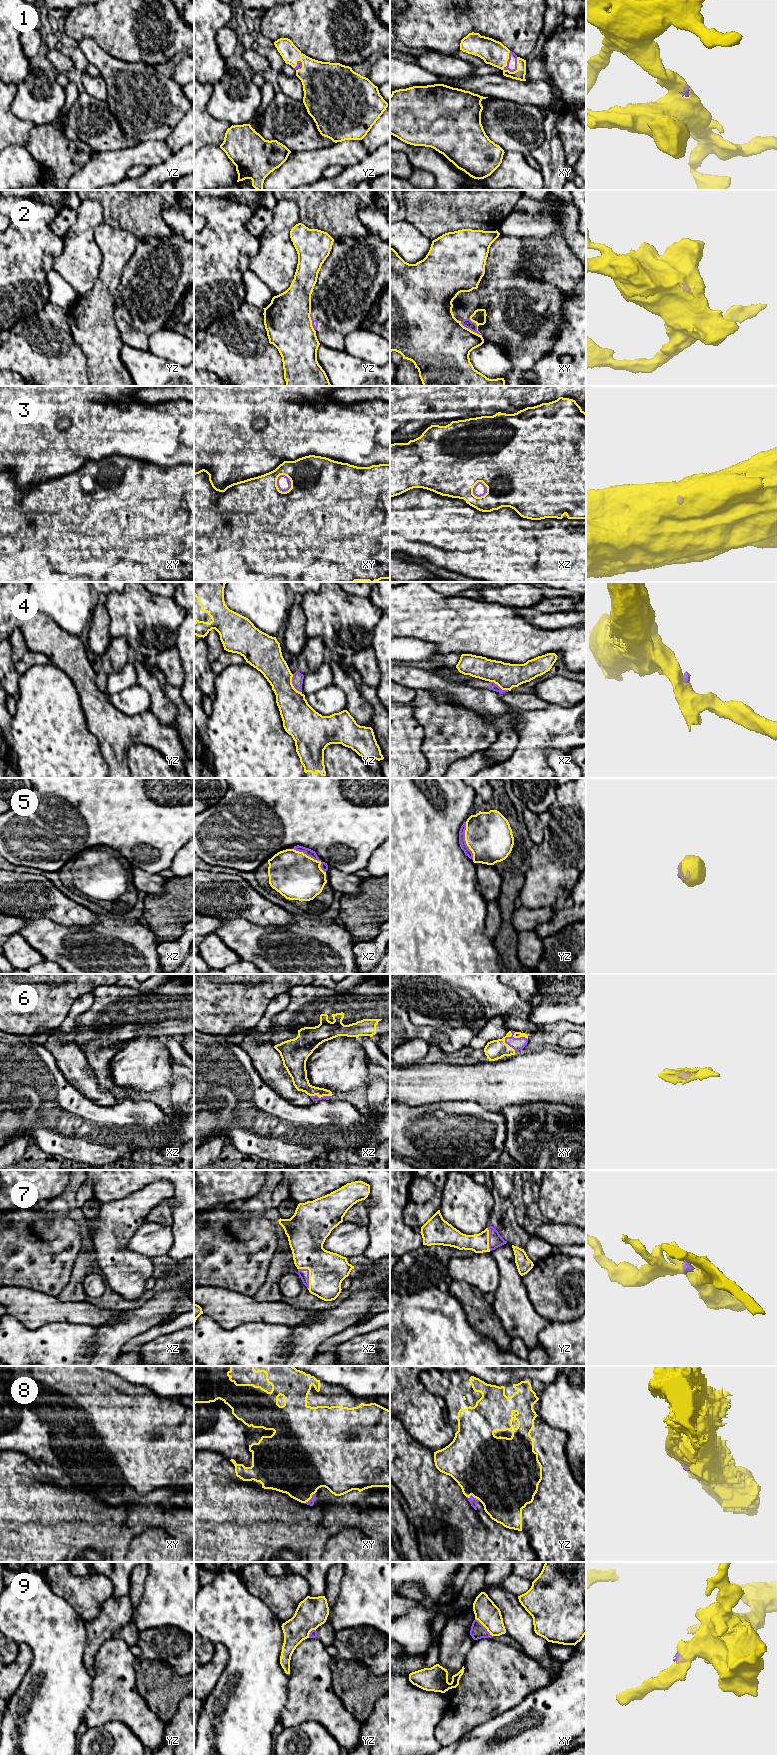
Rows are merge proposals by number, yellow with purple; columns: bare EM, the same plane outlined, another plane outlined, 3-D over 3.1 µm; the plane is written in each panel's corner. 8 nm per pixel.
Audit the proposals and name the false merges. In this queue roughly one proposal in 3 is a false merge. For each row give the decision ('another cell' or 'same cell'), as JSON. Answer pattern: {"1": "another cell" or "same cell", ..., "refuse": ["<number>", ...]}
{"1": "same cell", "2": "another cell", "3": "same cell", "4": "another cell", "5": "same cell", "6": "same cell", "7": "same cell", "8": "same cell", "9": "another cell", "refuse": ["2", "4", "9"]}

